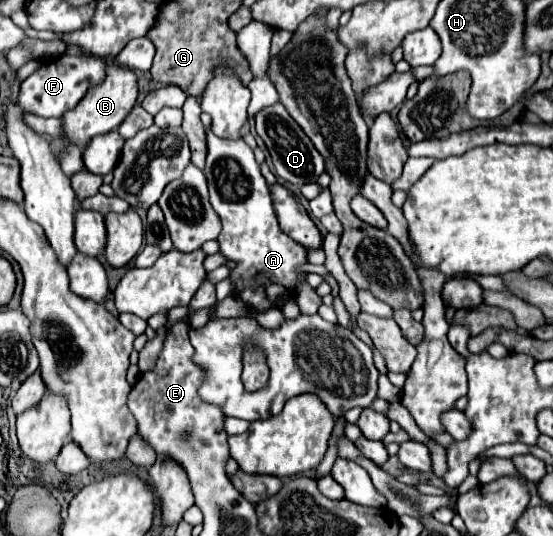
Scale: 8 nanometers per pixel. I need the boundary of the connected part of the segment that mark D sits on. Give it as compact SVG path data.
M275 103L273 107L267 107L265 111L261 111L255 117L255 129L257 135L265 141L275 171L283 181L295 183L295 185L303 185L303 183L311 183L315 181L321 171L323 171L323 159L319 155L319 151L313 147L313 143L307 139L307 135L297 127L297 123L293 123L293 119L289 119L289 113L285 111L285 107L281 107L281 103Z

